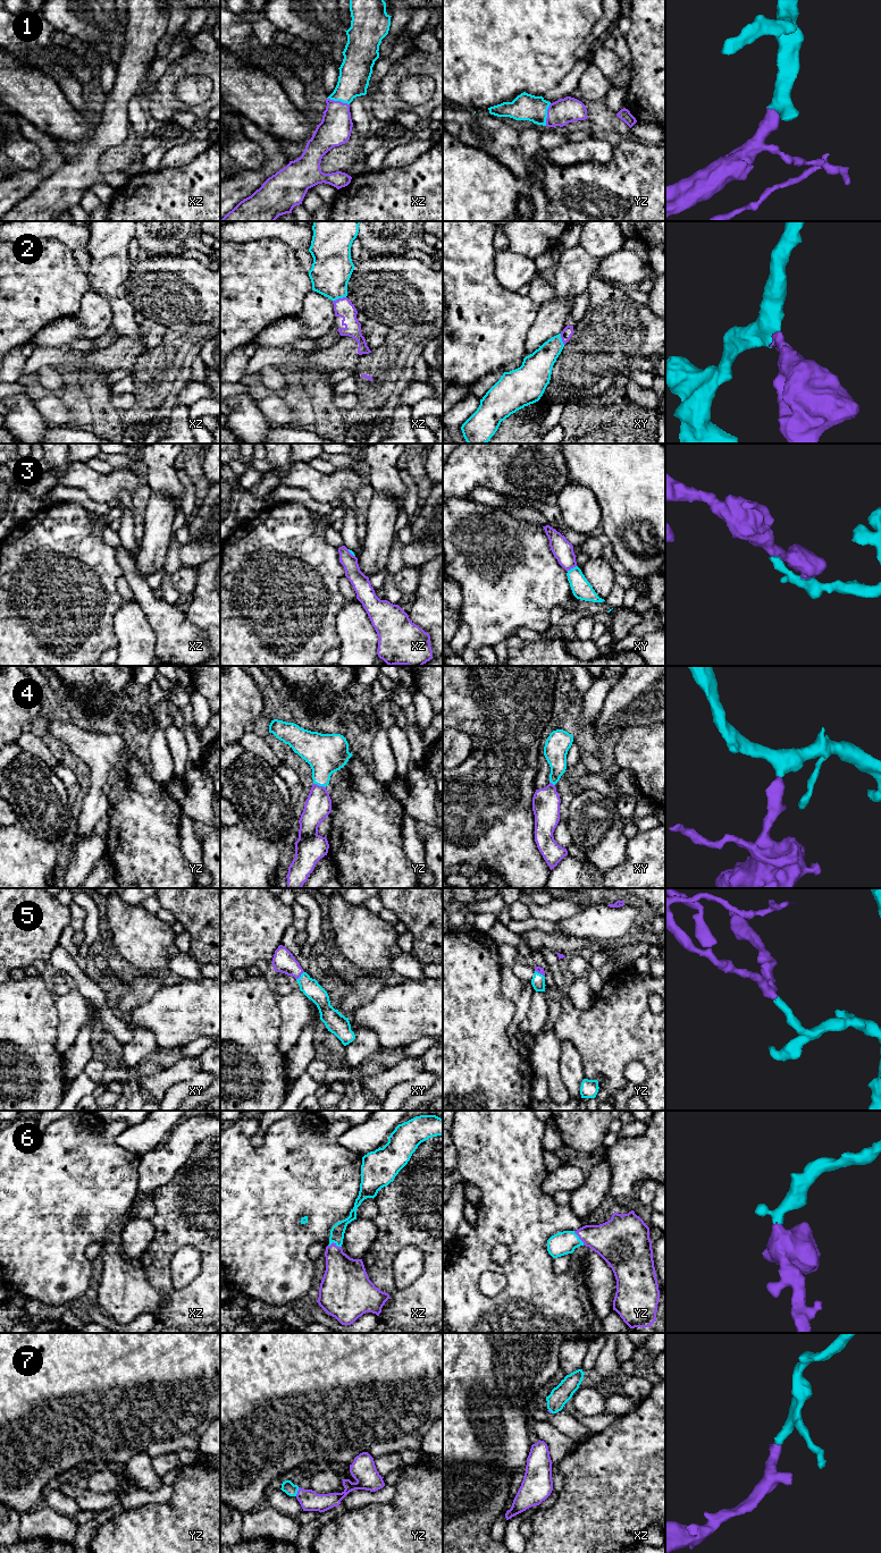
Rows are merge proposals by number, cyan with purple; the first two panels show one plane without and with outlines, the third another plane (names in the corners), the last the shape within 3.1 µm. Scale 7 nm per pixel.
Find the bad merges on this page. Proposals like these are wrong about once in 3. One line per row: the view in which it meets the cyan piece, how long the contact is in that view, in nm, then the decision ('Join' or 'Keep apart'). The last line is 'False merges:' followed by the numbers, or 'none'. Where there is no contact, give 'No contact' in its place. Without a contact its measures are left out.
1: Touches cyan in xz. Shared border 170 nm. Join
2: Touches cyan in xz. Shared border 100 nm. Join
3: Touches cyan in xy. Shared border 80 nm. Keep apart
4: Touches cyan in yz. Shared border 90 nm. Join
5: Touches cyan in xy. Shared border 80 nm. Join
6: Touches cyan in xz. Shared border 100 nm. Join
7: Touches cyan in yz. Shared border 70 nm. Join
False merges: 3

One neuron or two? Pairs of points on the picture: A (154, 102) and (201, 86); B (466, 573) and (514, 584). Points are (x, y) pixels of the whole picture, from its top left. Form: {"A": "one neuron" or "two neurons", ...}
{"A": "two neurons", "B": "one neuron"}

